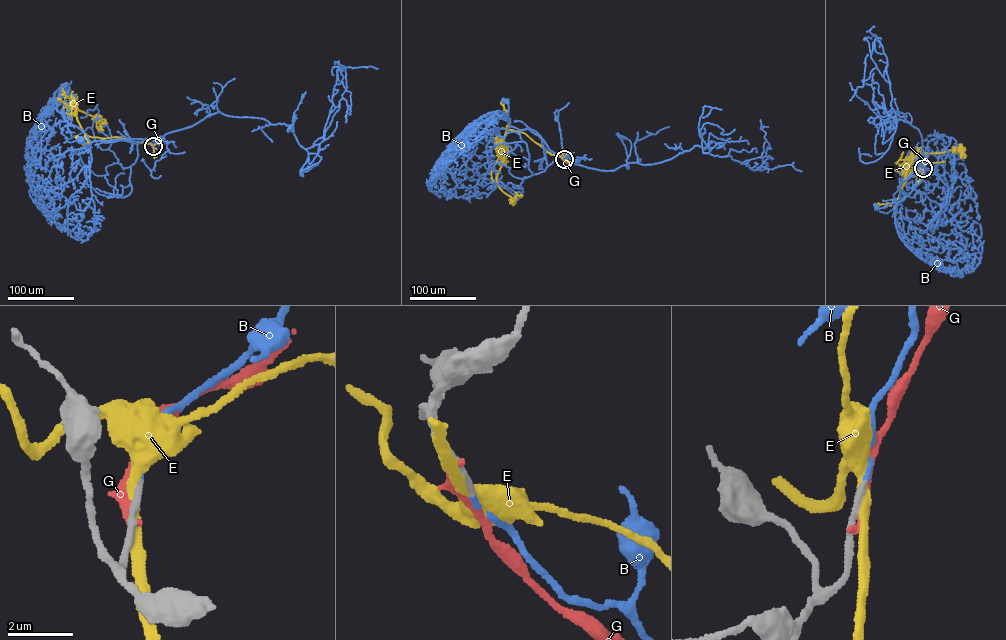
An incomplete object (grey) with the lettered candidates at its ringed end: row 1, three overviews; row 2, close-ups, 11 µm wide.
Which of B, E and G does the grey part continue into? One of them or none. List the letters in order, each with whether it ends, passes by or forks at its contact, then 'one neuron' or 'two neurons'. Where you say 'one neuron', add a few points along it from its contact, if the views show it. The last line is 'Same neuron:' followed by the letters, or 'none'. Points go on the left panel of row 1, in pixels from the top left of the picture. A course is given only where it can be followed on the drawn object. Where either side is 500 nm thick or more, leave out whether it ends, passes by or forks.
B: it ends | one neuron | via (153, 146), (157, 138), (154, 137), (97, 140), (87, 146), (81, 140)
E: it passes by | two neurons
G: it ends | two neurons
Same neuron: B

